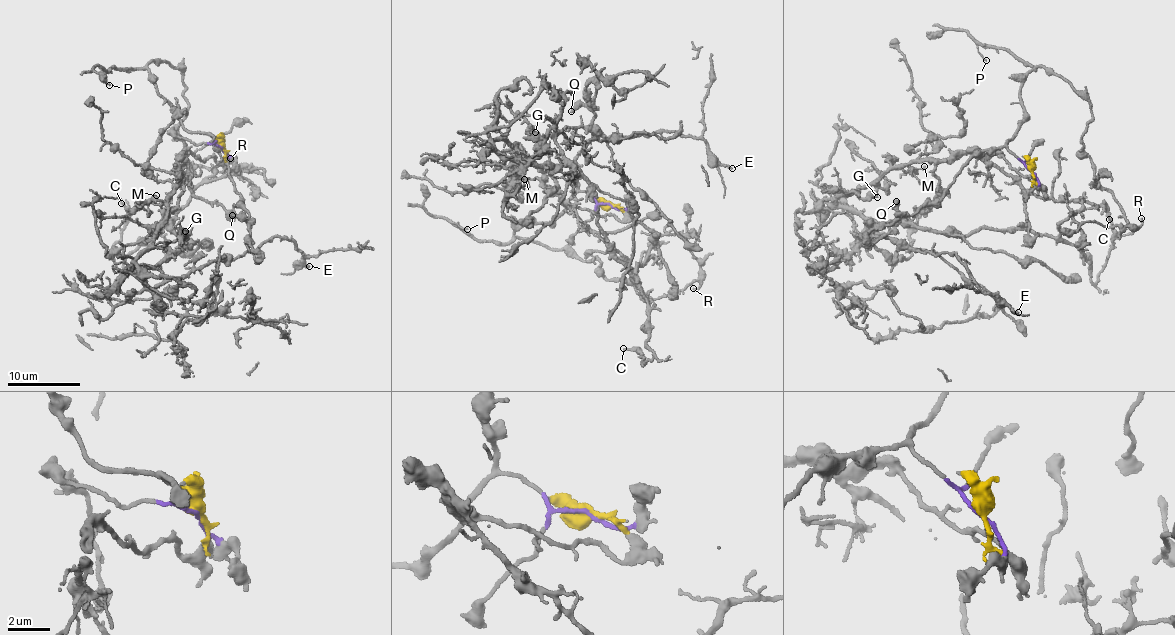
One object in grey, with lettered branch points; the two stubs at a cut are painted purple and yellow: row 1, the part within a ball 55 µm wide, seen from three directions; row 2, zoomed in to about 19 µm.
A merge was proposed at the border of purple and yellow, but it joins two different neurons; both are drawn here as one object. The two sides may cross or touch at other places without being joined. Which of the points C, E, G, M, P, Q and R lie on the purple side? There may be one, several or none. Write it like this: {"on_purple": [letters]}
{"on_purple": ["P", "Q", "R"]}

